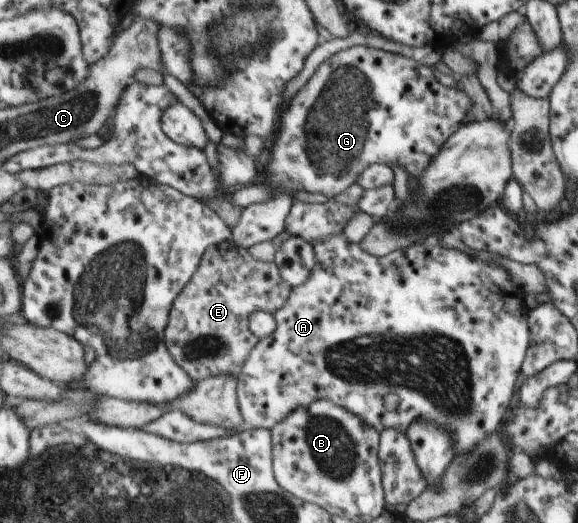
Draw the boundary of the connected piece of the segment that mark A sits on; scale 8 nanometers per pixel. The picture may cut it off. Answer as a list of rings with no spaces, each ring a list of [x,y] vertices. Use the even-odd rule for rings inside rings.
[[[337,234],[312,245],[315,265],[307,279],[291,288],[291,296],[279,310],[272,312],[275,329],[271,335],[260,339],[255,348],[244,361],[236,378],[236,400],[243,425],[241,429],[267,428],[270,430],[276,423],[288,417],[296,407],[311,405],[317,400],[329,400],[345,408],[353,415],[359,416],[363,423],[377,431],[393,428],[398,432],[408,430],[411,423],[417,420],[429,422],[443,428],[450,434],[452,450],[455,455],[470,454],[478,443],[490,433],[497,431],[499,423],[509,407],[513,385],[517,381],[517,371],[522,365],[530,345],[530,333],[527,333],[523,309],[519,307],[523,290],[511,285],[509,275],[497,265],[489,265],[458,250],[440,248],[435,242],[416,243],[387,255],[375,257],[365,253],[359,244],[347,241],[344,235]]]

